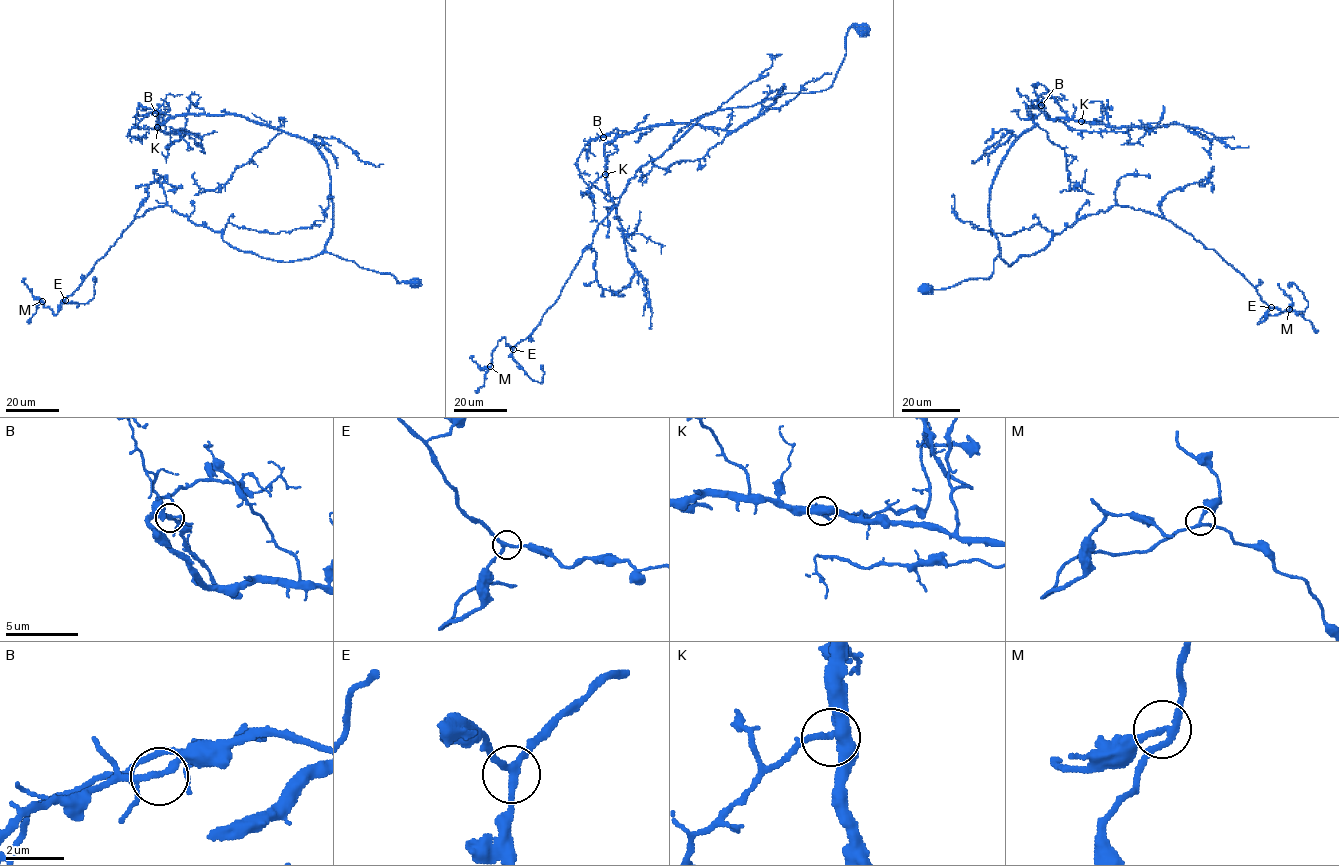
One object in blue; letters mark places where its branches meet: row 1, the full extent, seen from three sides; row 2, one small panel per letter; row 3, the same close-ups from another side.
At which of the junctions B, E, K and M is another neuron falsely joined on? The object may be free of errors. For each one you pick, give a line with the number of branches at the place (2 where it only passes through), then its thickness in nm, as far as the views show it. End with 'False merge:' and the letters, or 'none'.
False merge: none

